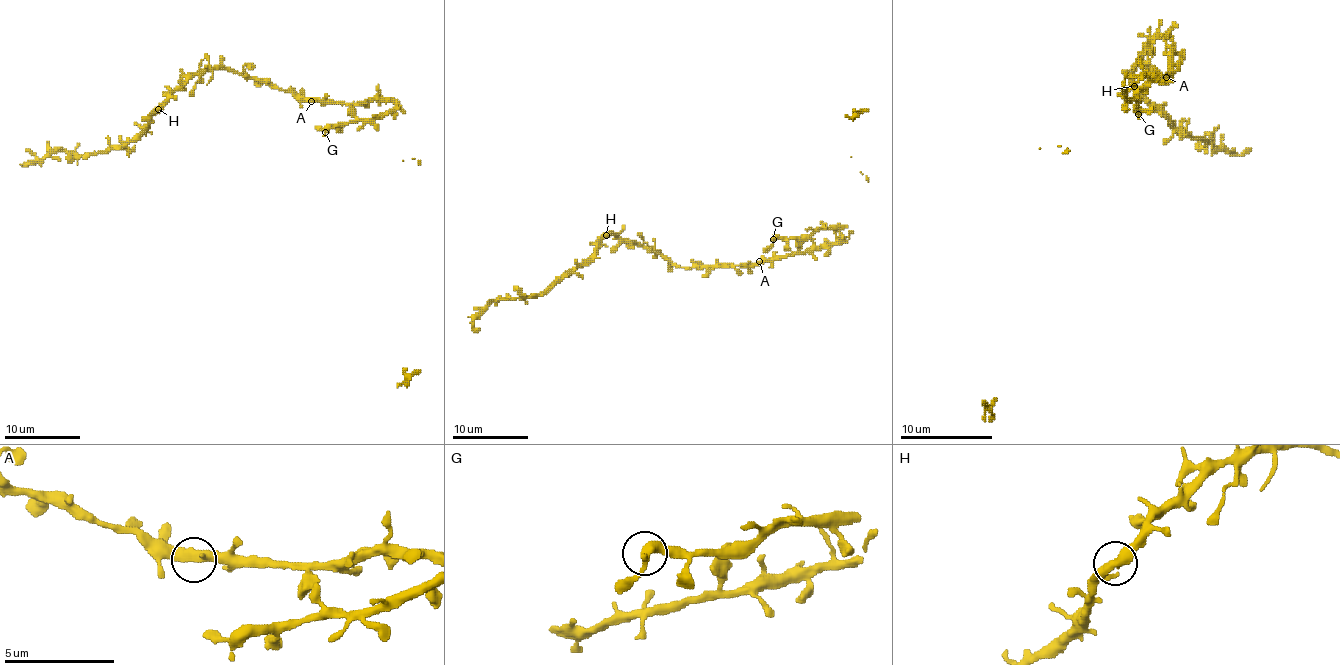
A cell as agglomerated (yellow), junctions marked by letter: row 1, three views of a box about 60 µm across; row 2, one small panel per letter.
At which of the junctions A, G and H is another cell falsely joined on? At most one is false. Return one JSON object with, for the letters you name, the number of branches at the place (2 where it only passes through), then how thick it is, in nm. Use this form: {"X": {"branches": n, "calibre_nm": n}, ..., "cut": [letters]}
{"cut": []}

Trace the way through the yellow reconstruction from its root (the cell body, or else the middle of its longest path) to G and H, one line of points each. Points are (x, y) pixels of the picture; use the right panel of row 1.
G: (1168, 75), (1136, 86), (1138, 114)
H: (1168, 75), (1173, 43), (1168, 38), (1154, 38), (1134, 68), (1134, 86)

